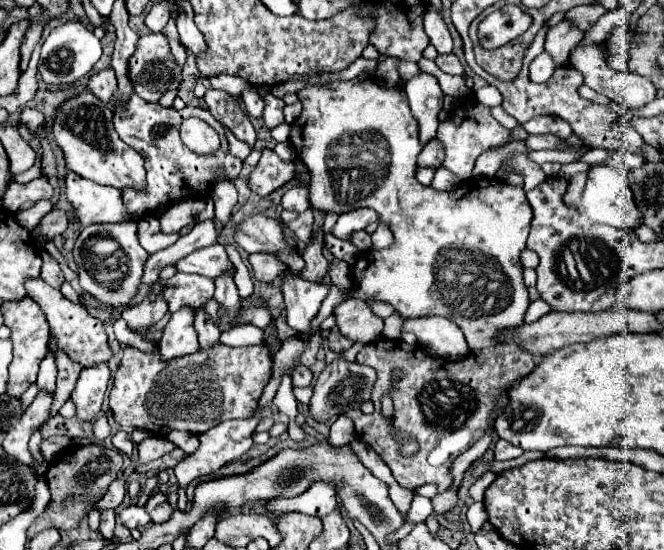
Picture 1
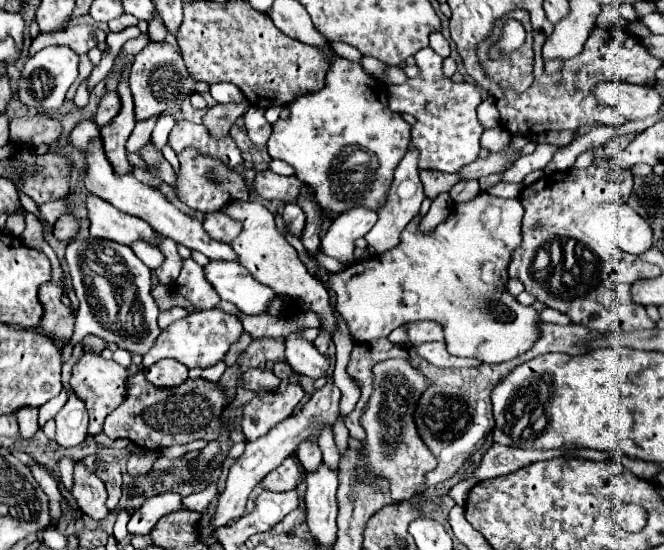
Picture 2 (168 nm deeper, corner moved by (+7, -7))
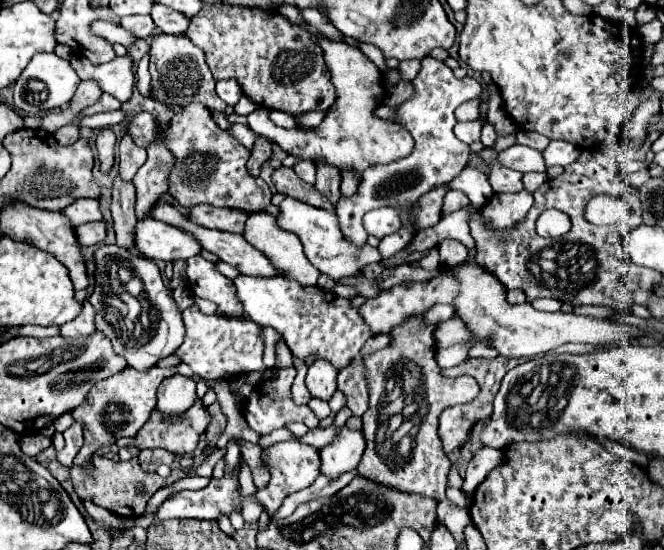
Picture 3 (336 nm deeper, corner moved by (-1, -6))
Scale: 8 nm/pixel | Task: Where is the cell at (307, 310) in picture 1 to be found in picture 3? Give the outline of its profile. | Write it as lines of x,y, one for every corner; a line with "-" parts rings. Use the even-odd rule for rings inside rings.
314,361
308,367
306,387
312,397
322,399
322,401
330,401
336,391
336,377
338,377
338,371
330,363

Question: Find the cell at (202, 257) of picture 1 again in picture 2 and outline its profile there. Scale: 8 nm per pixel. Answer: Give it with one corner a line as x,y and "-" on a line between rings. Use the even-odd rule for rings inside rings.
210,260
208,266
204,266
204,276
222,300
236,304
244,314
264,312
266,304
276,296
274,290
256,282
250,272
236,262

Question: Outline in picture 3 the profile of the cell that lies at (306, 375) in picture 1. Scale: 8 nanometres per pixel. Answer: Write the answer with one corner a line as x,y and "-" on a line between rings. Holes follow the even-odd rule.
280,339
276,343
276,367
278,369
286,369
286,367
292,367
292,351
288,351
288,345

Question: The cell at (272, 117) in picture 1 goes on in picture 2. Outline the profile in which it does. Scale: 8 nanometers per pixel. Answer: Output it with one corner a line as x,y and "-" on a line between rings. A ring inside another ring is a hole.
250,106
248,112
244,114
244,120
246,120
246,132
250,136
250,140
256,144
256,146
264,146
268,142
268,136
272,132
272,124
264,118
264,112
262,108
256,108
256,106

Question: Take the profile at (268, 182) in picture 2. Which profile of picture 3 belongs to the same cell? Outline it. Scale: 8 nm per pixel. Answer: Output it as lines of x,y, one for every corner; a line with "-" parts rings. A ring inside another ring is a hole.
280,167
272,173
272,183
276,187
278,193
282,195
290,195
294,199
300,199
312,207
320,207
326,211
334,211
332,203
328,203
328,197
322,195
320,191
316,191
316,187
304,183
302,179
298,179
298,175
294,175
292,169
288,167

